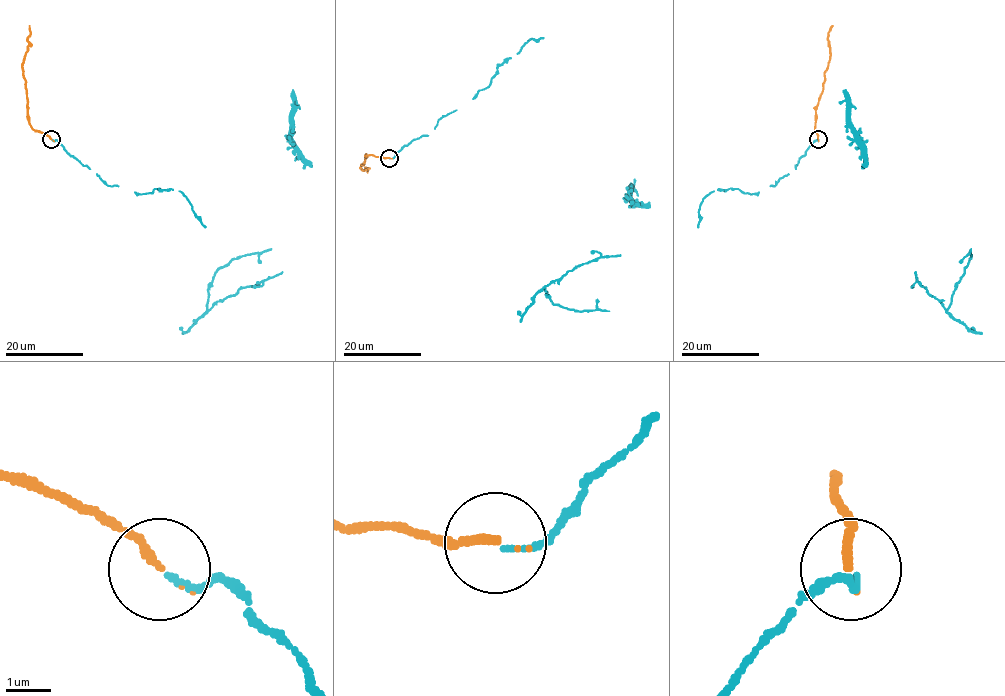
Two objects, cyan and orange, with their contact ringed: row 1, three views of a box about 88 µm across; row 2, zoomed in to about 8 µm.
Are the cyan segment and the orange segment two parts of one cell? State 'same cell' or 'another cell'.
same cell

